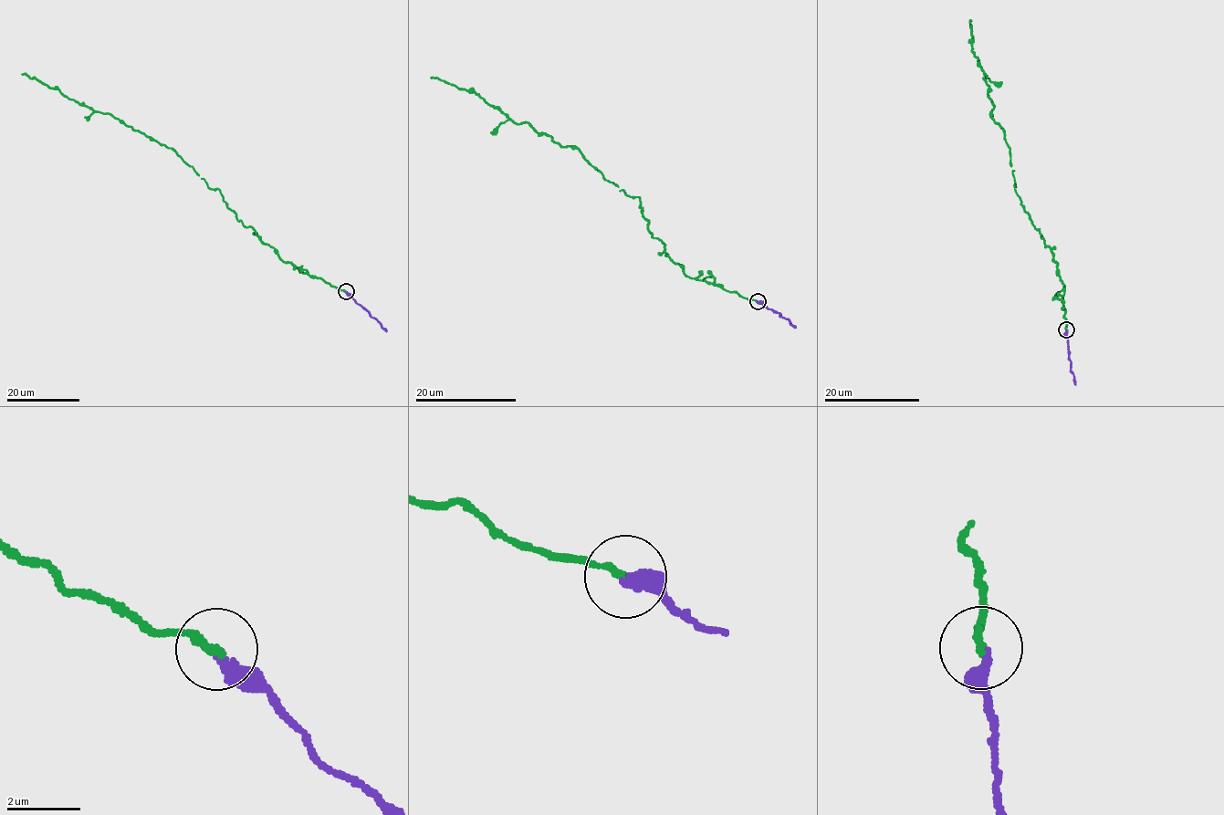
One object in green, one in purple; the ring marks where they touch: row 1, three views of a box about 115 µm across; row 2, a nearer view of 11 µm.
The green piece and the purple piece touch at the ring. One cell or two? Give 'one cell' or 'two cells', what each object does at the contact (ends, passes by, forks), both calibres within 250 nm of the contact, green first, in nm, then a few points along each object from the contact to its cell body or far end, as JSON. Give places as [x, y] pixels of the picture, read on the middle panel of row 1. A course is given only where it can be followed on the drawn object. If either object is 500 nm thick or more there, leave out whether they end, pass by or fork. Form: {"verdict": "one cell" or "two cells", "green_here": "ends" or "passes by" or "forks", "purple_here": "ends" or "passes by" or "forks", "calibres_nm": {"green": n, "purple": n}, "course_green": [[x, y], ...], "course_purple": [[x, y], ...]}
{"verdict": "one cell", "green_here": "ends", "purple_here": "ends", "calibres_nm": {"green": 220, "purple": 280}, "course_green": [[758, 302], [686, 276], [653, 238], [638, 197], [609, 182], [577, 147], [512, 121], [472, 89], [430, 78]], "course_purple": [[758, 302], [787, 318], [796, 328]]}

